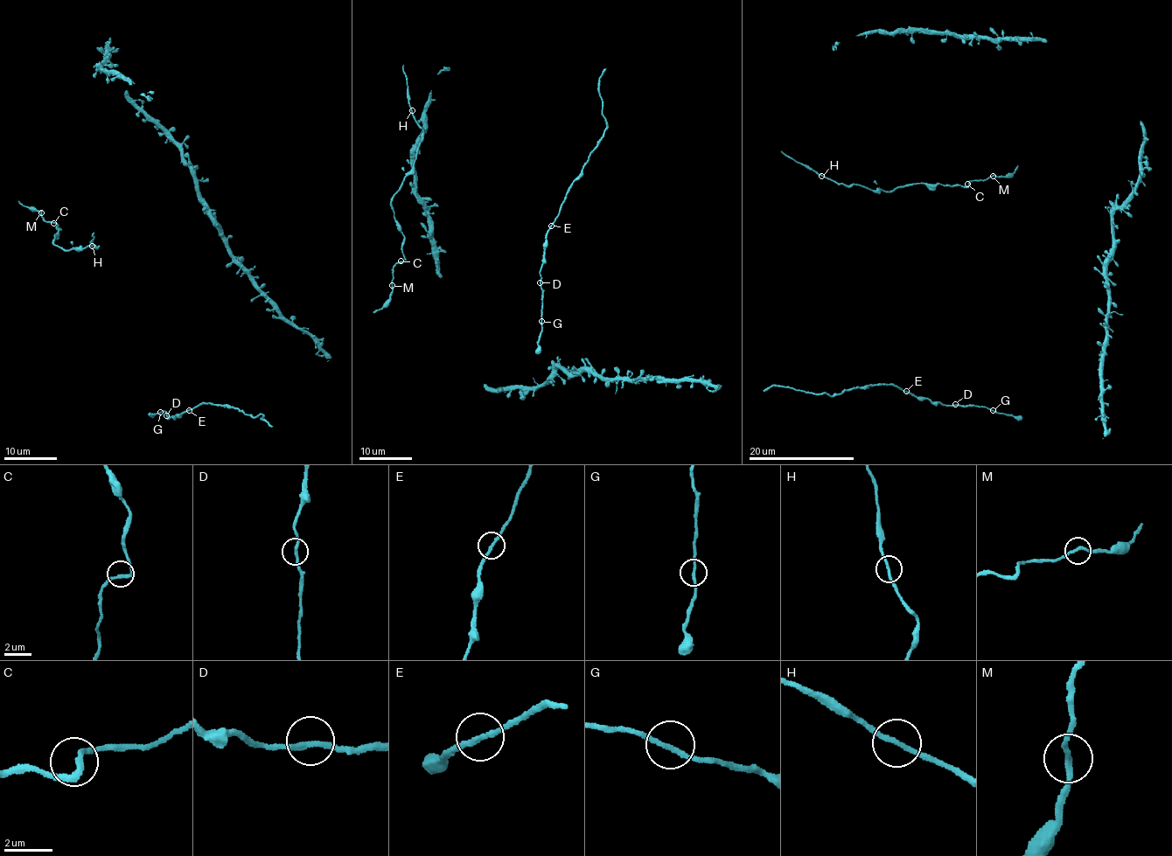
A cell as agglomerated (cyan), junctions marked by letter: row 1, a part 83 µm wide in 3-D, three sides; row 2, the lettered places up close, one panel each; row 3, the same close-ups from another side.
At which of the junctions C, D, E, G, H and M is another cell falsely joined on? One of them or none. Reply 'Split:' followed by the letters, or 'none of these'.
Split: none of these

